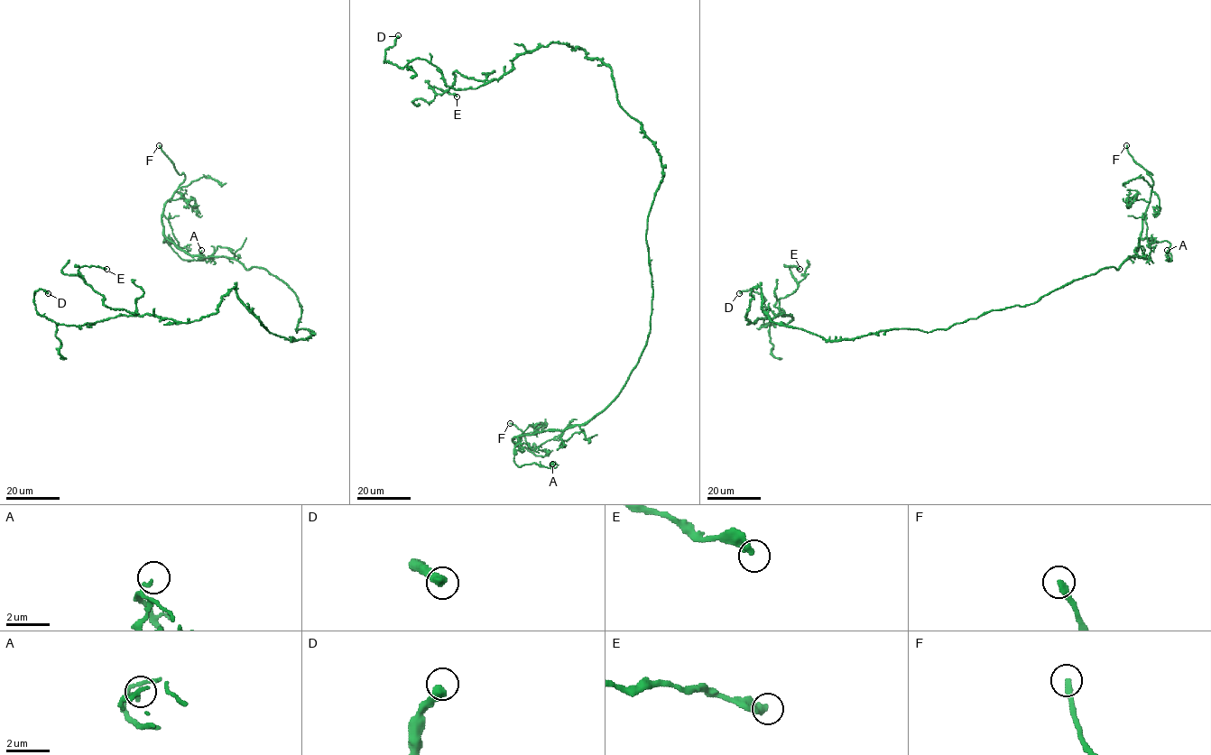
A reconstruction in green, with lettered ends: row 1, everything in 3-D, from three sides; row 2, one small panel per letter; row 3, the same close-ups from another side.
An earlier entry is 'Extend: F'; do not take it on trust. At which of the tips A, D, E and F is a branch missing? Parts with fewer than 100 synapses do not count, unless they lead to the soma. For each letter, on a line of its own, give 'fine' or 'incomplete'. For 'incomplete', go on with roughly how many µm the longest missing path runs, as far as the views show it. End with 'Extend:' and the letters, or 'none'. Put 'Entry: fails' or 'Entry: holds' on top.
Entry: holds
A: fine
D: fine
E: fine
F: incomplete; about 15 µm are missing
Extend: F

